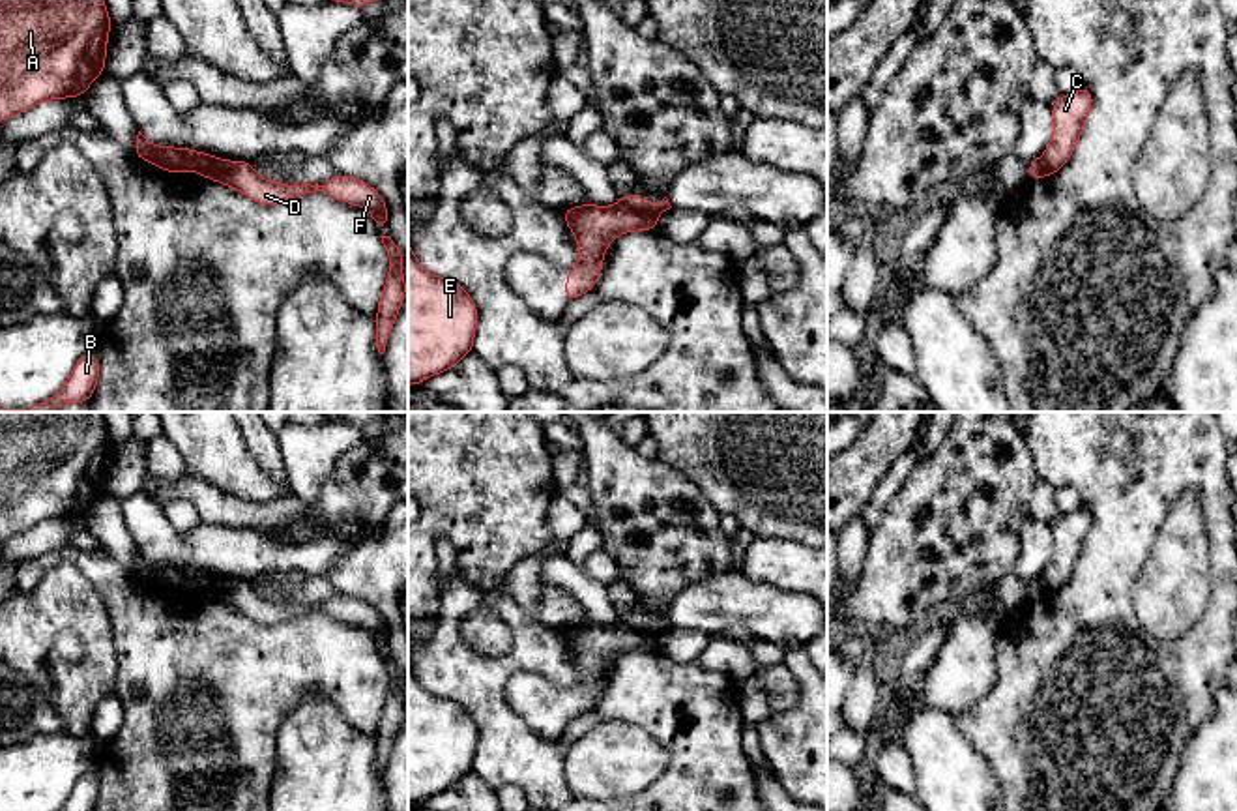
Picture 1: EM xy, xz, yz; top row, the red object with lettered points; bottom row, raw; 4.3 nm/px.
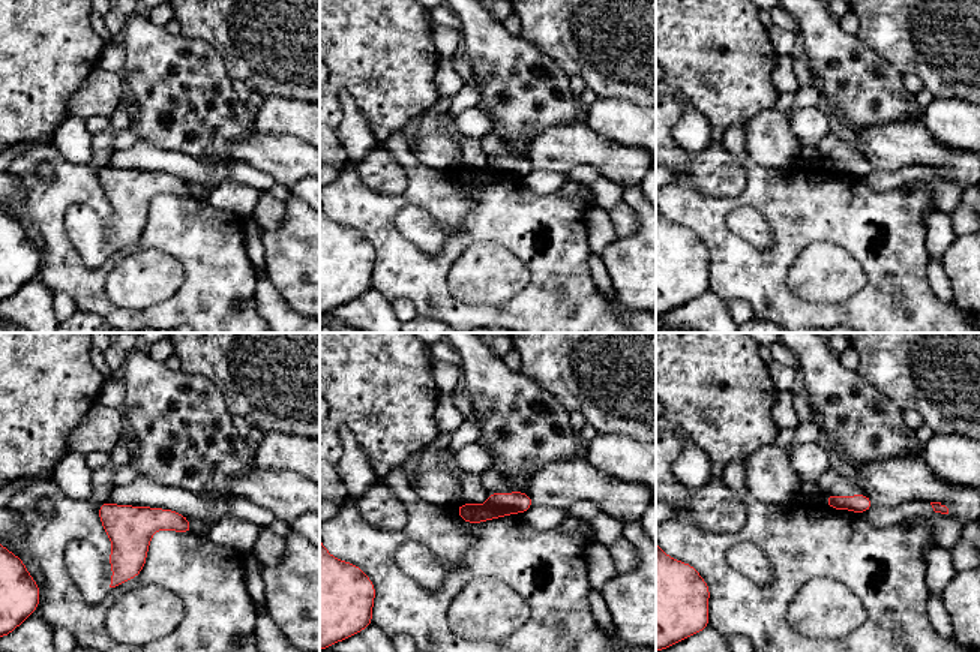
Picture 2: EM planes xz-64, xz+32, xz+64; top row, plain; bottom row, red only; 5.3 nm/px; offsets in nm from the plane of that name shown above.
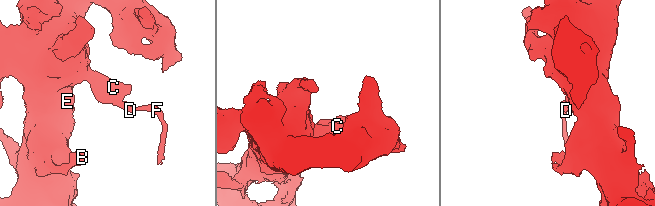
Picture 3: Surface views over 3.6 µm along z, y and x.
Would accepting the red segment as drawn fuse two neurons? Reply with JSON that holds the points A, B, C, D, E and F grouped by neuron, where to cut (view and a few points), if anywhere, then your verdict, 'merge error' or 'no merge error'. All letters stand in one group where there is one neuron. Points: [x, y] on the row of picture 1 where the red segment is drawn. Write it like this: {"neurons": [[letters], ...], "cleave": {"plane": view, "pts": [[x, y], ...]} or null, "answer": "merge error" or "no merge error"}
{"neurons": [["A", "B", "C", "E"], ["D", "F"]], "cleave": {"plane": "xz", "pts": [[616, 205], [650, 210], [655, 216]]}, "answer": "merge error"}

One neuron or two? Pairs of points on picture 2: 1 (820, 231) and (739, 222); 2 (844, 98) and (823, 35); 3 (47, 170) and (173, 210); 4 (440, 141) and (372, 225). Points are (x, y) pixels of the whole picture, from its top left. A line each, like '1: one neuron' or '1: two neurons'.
1: two neurons
2: one neuron
3: two neurons
4: two neurons

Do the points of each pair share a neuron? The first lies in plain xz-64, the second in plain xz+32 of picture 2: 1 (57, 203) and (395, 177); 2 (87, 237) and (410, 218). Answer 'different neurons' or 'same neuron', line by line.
1: different neurons
2: same neuron

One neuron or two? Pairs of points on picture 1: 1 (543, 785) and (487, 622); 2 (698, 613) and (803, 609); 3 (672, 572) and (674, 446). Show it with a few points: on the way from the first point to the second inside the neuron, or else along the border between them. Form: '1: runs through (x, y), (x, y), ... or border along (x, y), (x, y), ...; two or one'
1: border along (511, 630), (511, 647), (496, 656), (463, 647); two
2: runs through (725, 609), (777, 609); one
3: border along (655, 459), (682, 471), (708, 497); two

